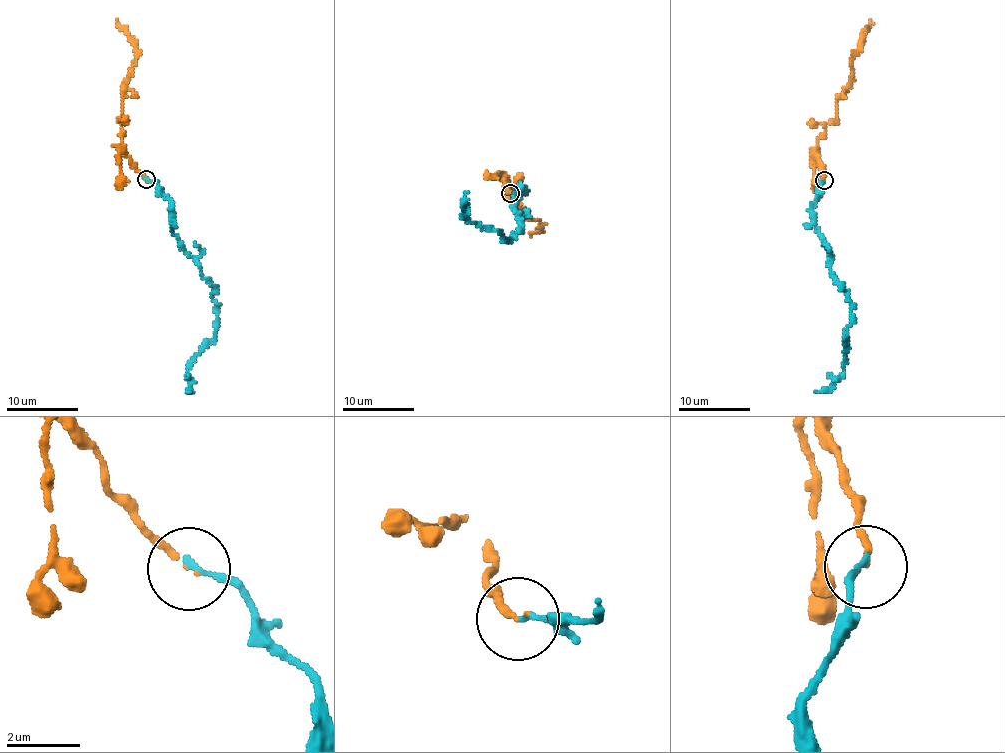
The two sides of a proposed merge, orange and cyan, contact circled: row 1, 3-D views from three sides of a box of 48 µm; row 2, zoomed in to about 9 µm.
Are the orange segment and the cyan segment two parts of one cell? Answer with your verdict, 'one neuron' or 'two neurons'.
one neuron

